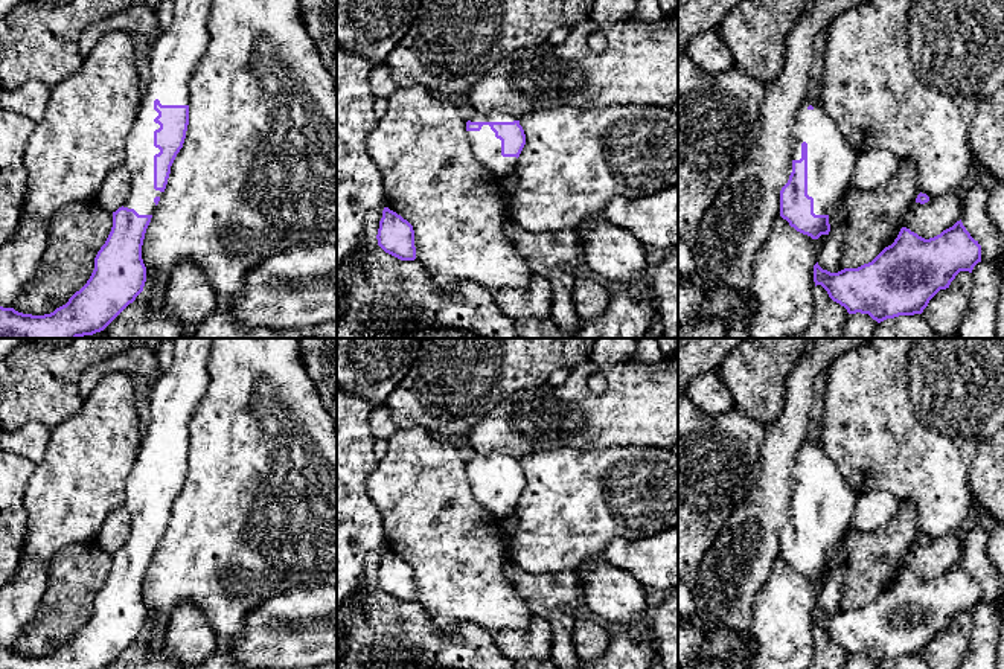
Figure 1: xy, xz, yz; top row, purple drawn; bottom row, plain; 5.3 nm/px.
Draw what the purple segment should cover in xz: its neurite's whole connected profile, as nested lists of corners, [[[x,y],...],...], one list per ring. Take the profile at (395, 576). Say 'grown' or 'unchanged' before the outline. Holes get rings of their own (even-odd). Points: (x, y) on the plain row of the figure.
unchanged | [[[388,549],[382,552],[376,581],[385,594],[401,602],[416,600],[413,567]]]

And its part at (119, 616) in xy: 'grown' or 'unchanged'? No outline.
grown

